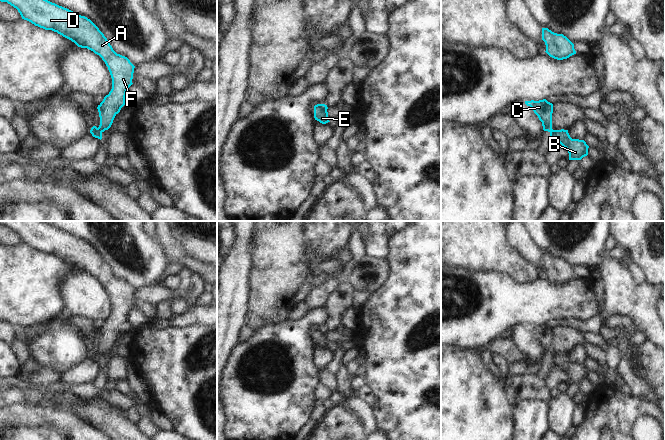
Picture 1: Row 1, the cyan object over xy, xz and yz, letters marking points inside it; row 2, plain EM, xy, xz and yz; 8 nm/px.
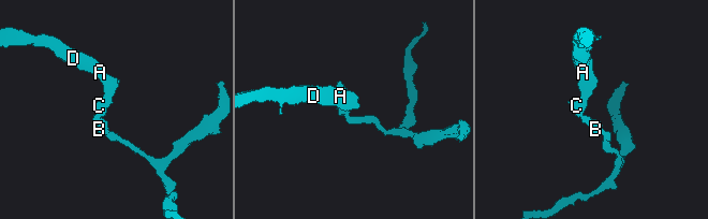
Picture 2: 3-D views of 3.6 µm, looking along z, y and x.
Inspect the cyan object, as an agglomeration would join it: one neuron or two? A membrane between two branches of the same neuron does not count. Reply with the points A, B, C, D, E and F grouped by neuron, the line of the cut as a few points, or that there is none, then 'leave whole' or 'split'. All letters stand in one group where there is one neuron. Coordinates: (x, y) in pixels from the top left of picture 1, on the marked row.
A C D F / B E | xy (97, 128), (101, 133) | split

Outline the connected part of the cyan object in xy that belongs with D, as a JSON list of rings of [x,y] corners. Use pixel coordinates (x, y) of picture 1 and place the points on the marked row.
[[[0,0],[18,10],[22,19],[45,30],[52,30],[99,55],[105,62],[112,78],[112,89],[97,109],[100,117],[98,129],[108,130],[125,105],[128,88],[133,84],[135,66],[130,60],[117,54],[99,28],[87,17],[48,0]]]

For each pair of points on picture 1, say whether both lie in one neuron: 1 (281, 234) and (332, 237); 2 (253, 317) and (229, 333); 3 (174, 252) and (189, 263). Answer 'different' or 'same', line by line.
1: different
2: different
3: same

